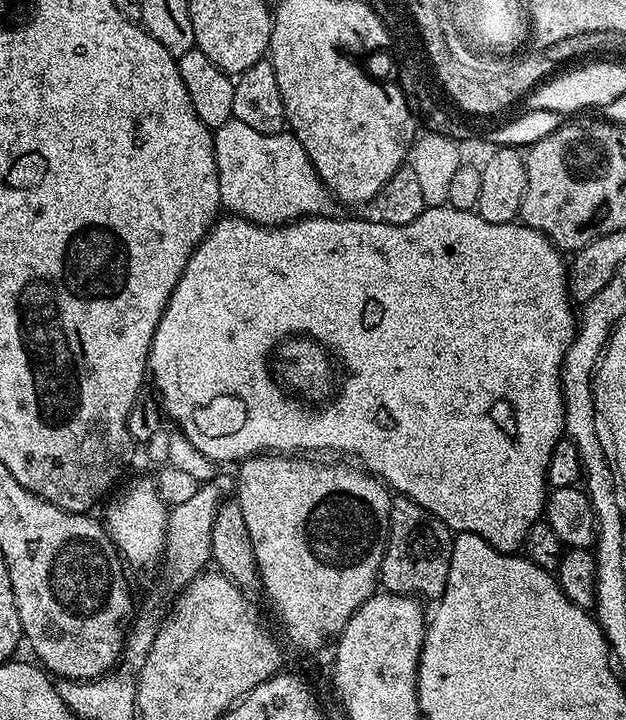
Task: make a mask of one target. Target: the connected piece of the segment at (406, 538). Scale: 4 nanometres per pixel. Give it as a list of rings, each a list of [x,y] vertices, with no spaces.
[[[397,495],[390,506],[388,531],[388,548],[382,558],[379,578],[383,591],[423,598],[425,601],[428,599],[429,602],[439,600],[446,590],[446,578],[450,574],[452,529],[430,514],[430,510],[418,506],[418,502]]]

